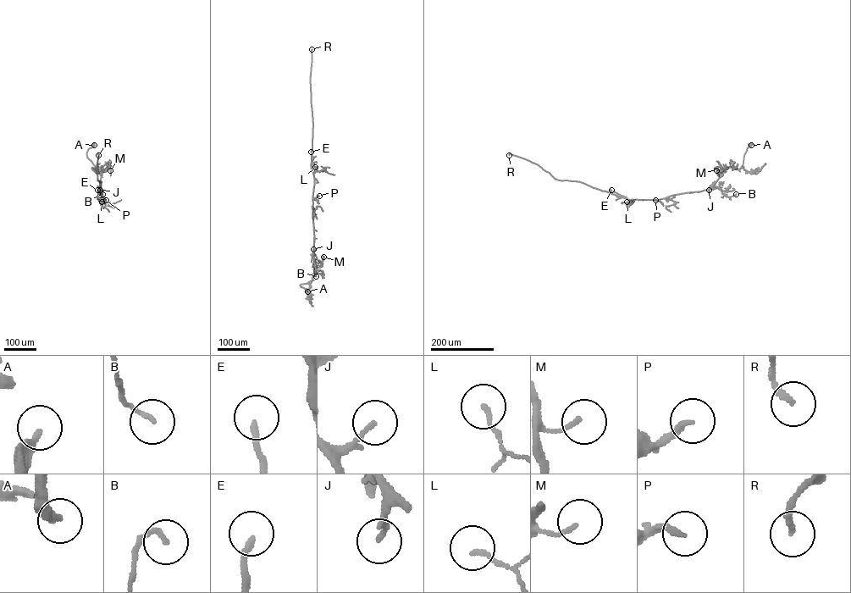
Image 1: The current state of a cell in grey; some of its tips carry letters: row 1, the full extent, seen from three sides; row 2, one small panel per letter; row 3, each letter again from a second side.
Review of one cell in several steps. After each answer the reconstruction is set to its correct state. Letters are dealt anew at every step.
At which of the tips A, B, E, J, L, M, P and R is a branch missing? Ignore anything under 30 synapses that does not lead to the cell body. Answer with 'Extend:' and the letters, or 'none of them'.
Extend: J, P, R

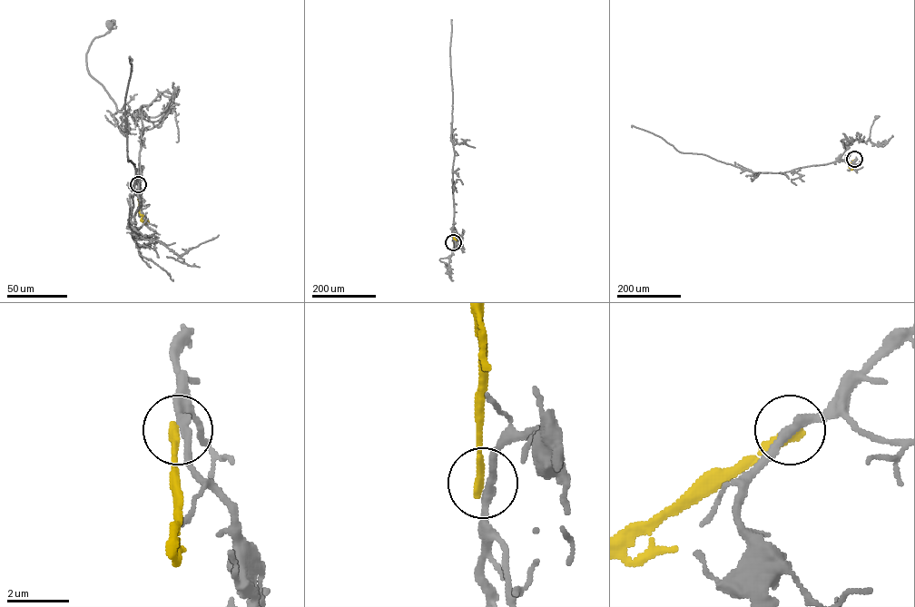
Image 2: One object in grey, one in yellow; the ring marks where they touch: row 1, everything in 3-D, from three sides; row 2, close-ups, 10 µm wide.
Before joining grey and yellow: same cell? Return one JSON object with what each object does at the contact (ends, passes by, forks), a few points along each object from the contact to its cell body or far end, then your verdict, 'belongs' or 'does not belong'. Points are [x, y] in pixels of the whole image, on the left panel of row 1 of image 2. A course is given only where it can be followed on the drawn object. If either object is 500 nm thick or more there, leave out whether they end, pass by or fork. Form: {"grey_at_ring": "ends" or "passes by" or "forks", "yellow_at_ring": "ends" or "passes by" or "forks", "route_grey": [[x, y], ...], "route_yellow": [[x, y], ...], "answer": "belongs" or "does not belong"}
{"grey_at_ring": "passes by", "yellow_at_ring": "ends", "route_grey": [[138, 184], [141, 201], [142, 113], [135, 110], [133, 119], [120, 112], [87, 67], [89, 46], [109, 24]], "route_yellow": [[138, 184], [141, 220], [148, 222], [146, 220]], "answer": "does not belong"}

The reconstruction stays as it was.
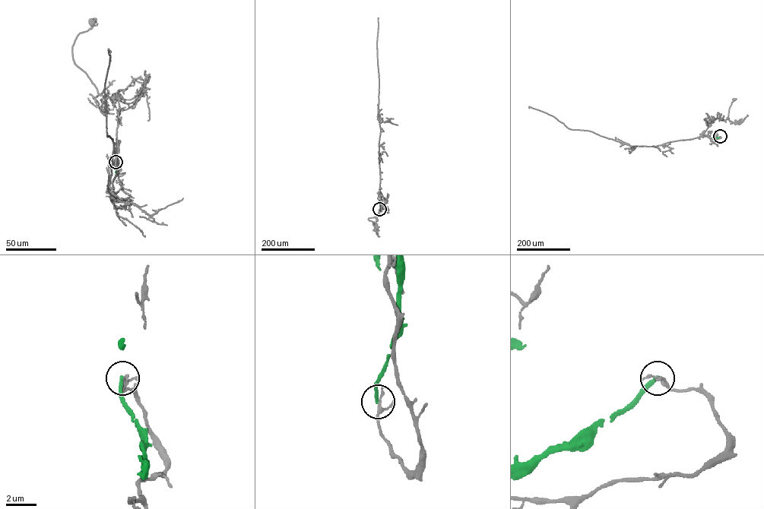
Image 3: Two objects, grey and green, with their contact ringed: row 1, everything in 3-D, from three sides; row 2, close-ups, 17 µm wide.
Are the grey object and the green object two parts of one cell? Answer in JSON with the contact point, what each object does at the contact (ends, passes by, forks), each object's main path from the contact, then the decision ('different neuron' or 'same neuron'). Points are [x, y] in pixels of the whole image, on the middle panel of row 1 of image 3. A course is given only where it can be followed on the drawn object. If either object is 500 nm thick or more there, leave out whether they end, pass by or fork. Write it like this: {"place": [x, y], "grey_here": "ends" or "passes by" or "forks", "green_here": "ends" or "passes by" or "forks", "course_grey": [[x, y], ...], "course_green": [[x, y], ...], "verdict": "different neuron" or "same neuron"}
{"place": [379, 209], "grey_here": "passes by", "green_here": "ends", "course_grey": [[379, 209], [380, 192], [378, 214], [368, 218], [373, 222]], "course_green": [[379, 209], [380, 199]], "verdict": "different neuron"}

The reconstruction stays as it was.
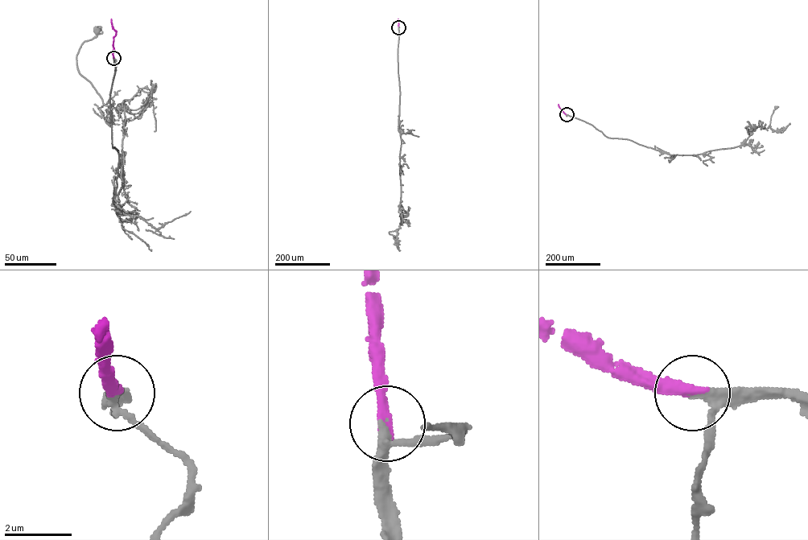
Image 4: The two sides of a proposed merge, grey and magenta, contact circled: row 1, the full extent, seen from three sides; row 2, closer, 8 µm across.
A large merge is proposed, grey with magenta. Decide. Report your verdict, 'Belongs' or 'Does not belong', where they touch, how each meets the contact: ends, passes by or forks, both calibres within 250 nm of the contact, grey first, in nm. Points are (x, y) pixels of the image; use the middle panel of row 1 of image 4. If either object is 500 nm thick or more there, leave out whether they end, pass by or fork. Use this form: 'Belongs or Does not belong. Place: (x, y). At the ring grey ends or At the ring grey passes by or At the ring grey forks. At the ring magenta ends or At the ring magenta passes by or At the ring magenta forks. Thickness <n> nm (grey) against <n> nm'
Belongs. Place: (398, 27). At the ring grey passes by. At the ring magenta ends. Thickness 200 nm (grey) against 360 nm

